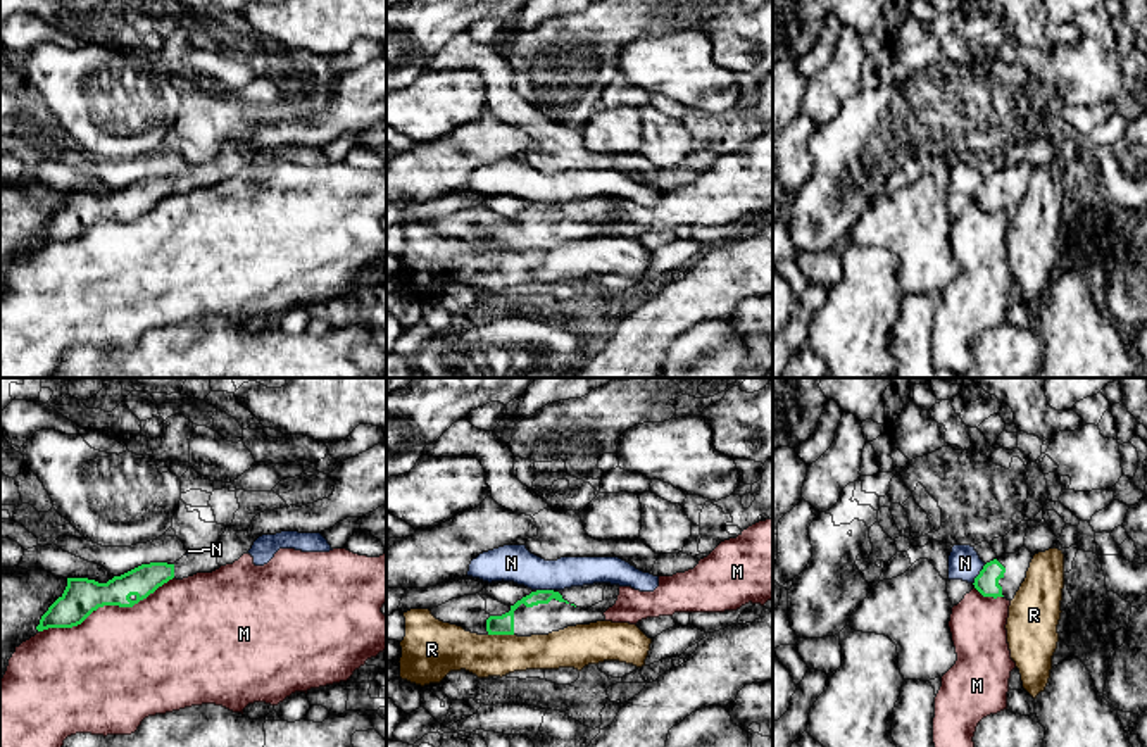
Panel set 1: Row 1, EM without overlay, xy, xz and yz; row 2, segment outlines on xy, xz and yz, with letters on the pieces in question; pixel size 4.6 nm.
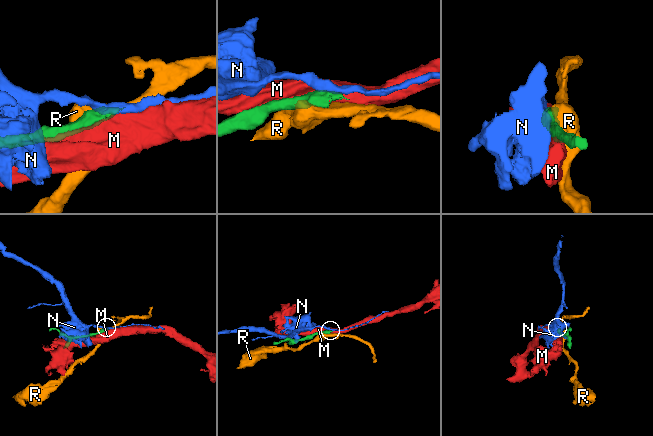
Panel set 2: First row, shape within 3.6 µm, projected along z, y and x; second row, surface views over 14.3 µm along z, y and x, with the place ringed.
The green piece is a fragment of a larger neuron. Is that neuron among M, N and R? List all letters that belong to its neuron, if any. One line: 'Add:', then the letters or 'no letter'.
Add: no letter

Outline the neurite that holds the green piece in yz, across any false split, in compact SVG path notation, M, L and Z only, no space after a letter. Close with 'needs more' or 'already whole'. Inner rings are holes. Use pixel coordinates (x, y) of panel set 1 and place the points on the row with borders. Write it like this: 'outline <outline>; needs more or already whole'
outline M1026 547L1014 554L1004 554L987 562L973 585L983 597L1012 600L1026 578L1031 559L1033 554Z; needs more

